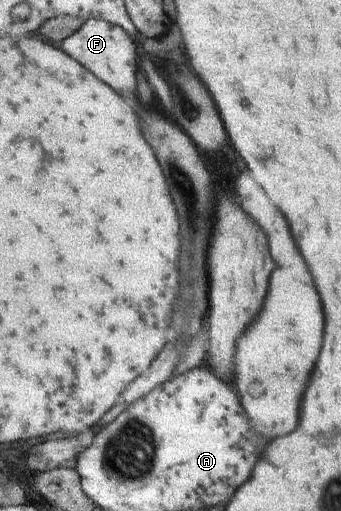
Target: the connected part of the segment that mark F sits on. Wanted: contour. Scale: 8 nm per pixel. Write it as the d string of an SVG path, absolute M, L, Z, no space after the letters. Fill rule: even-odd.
M88 19L82 22L80 28L64 38L62 48L72 56L75 61L79 61L85 69L88 69L100 82L109 86L112 90L120 92L122 96L128 90L136 96L136 79L134 61L138 43L124 32L118 25L110 24L108 21L98 19Z

